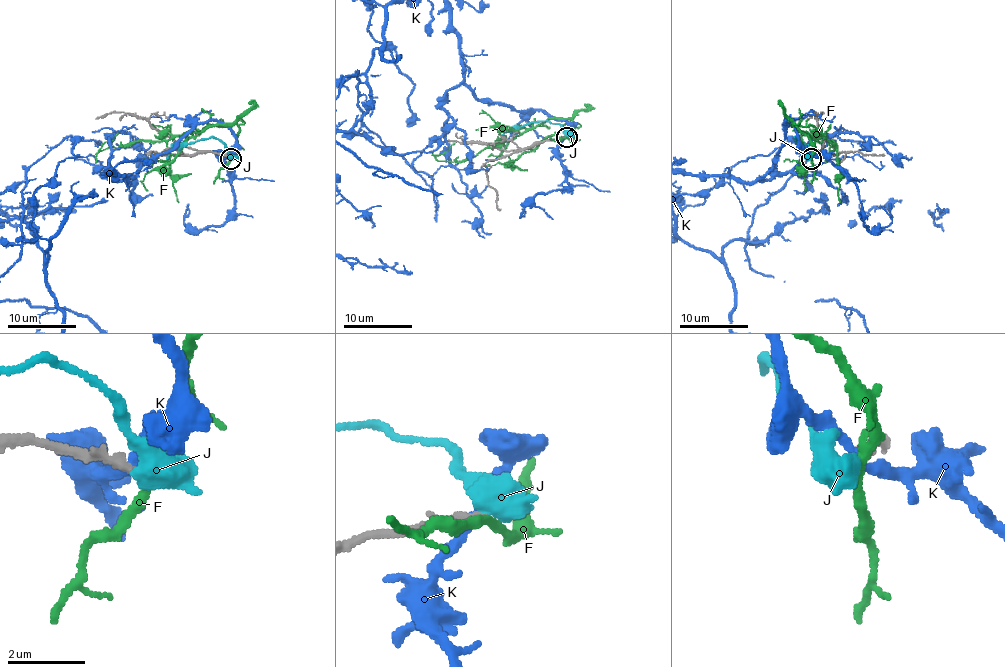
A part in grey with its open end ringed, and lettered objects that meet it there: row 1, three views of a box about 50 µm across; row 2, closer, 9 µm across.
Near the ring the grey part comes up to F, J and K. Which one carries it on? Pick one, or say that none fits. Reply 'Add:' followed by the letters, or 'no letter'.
Add: no letter

